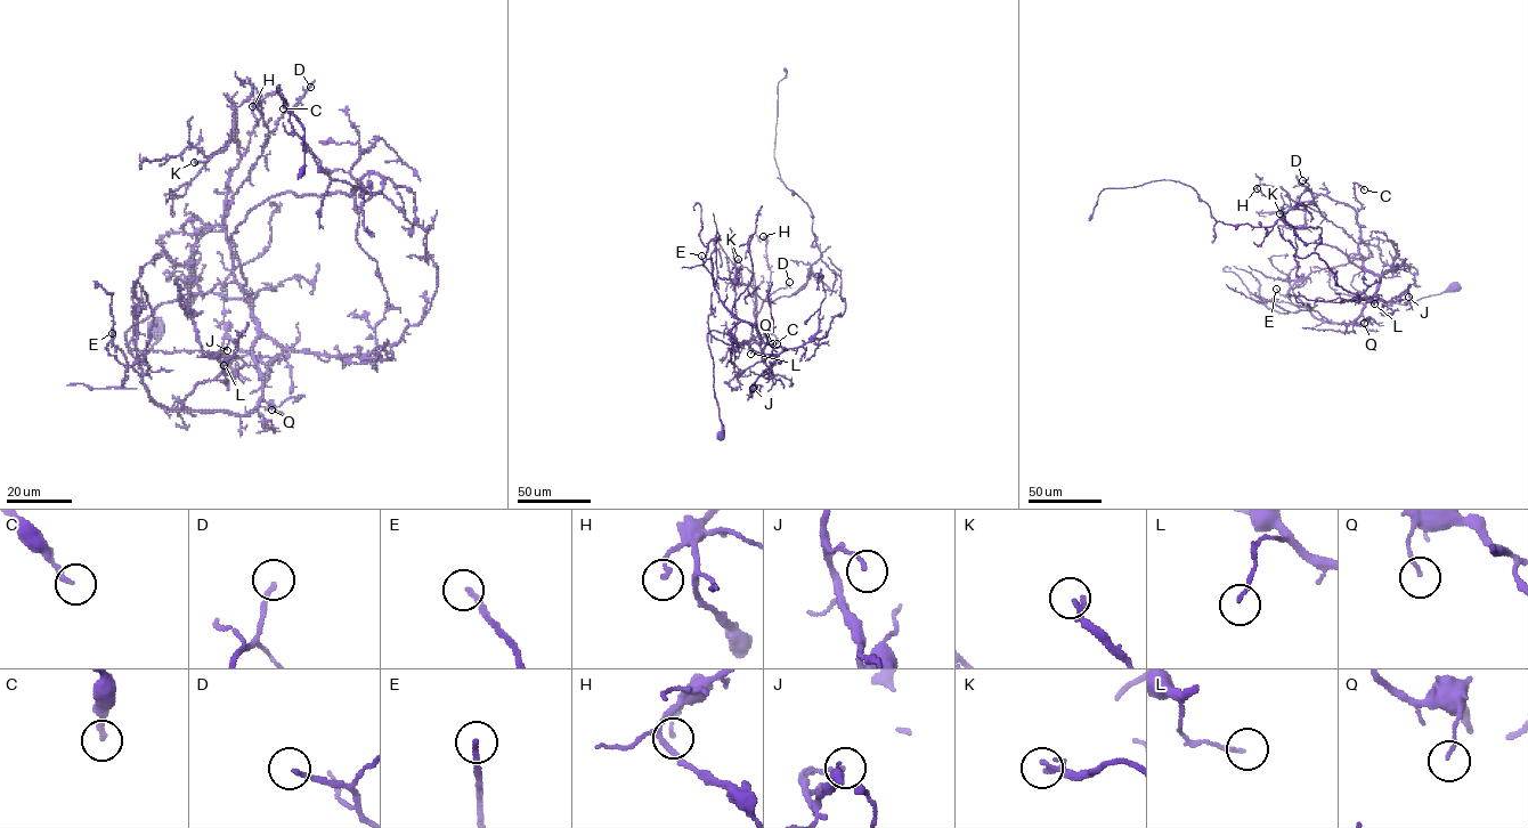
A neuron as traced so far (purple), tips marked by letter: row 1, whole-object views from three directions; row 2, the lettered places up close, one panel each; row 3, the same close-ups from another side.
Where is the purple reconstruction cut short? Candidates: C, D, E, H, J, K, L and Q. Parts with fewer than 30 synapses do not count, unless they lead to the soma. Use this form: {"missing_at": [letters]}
{"missing_at": ["E"]}

